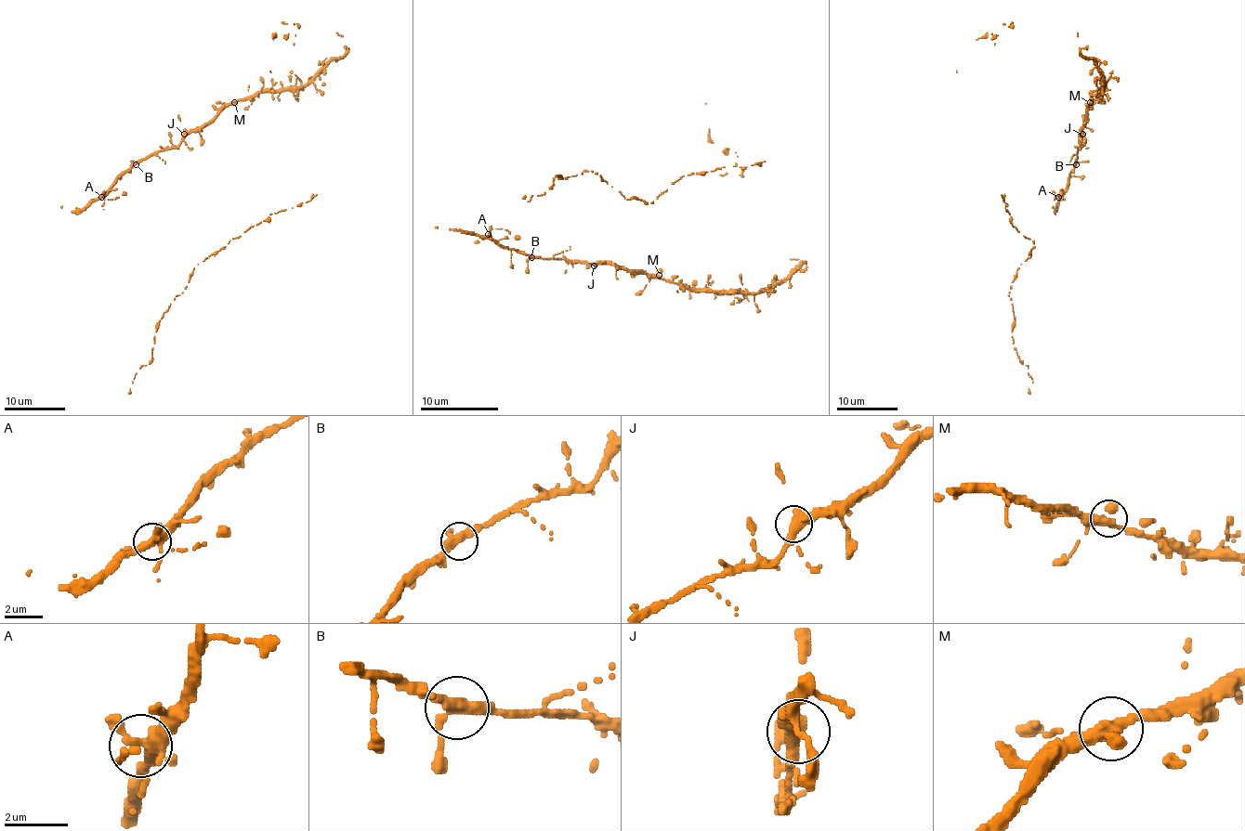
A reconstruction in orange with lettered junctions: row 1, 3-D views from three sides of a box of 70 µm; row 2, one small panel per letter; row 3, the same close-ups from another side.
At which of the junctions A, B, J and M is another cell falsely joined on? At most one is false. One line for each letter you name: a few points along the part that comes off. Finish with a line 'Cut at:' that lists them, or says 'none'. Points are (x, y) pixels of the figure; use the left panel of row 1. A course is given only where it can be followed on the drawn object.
Cut at: none

